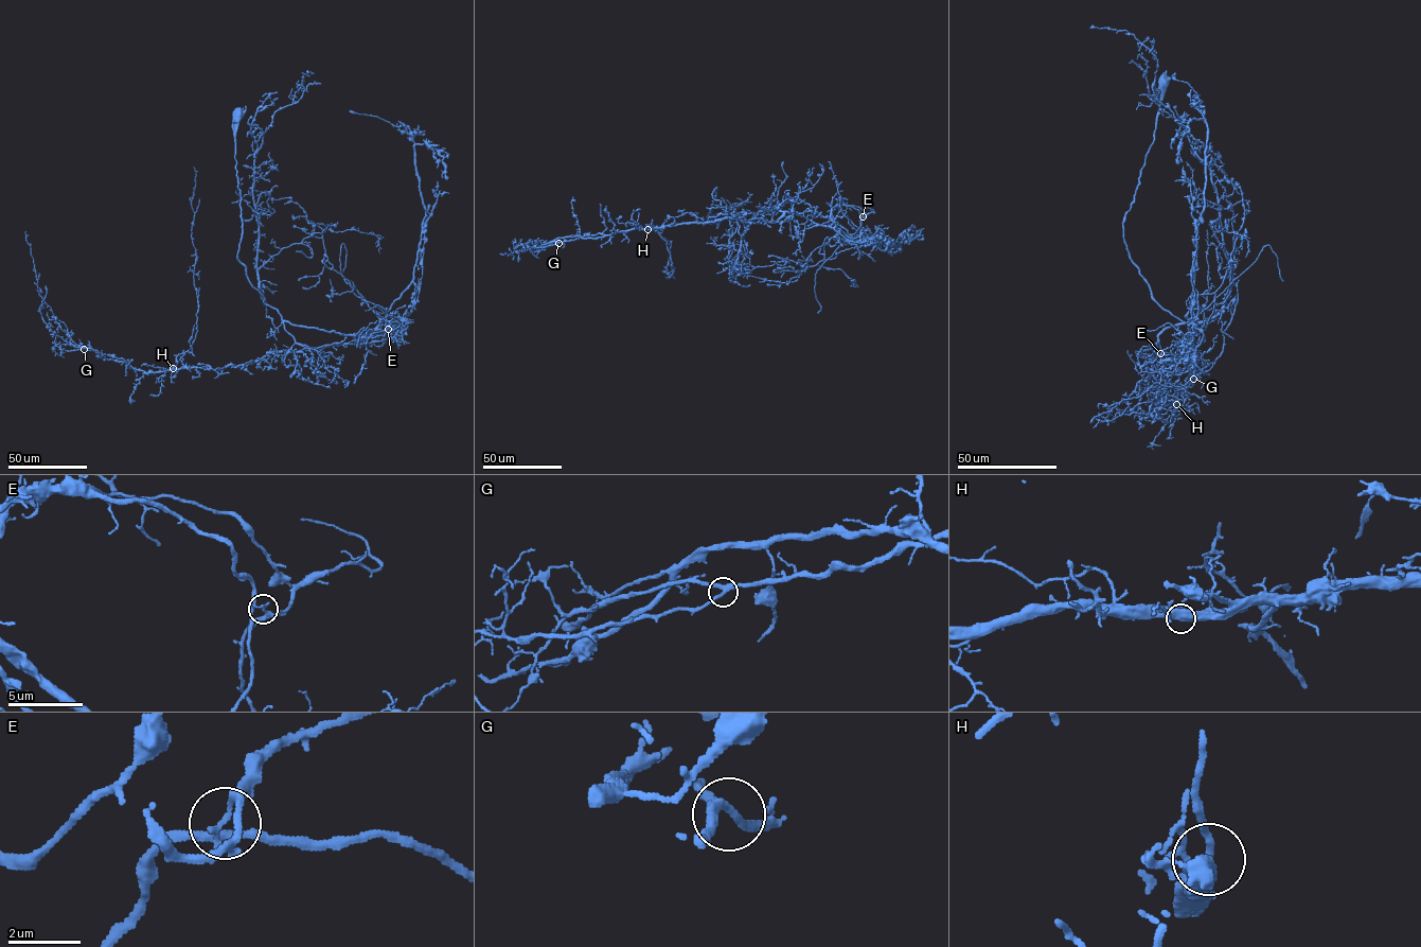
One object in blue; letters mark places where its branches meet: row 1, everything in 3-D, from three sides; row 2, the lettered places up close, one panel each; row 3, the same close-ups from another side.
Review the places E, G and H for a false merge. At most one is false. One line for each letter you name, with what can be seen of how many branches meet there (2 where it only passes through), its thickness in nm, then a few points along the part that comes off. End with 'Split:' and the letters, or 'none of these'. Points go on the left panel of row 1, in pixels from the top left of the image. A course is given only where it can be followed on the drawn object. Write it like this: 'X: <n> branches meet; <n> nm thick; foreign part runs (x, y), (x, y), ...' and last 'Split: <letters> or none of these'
E: 3 branches meet; 130 nm thick; foreign part runs (388, 329), (386, 320), (327, 260), (322, 230), (298, 204), (288, 197), (272, 199), (268, 192)
Split: E

